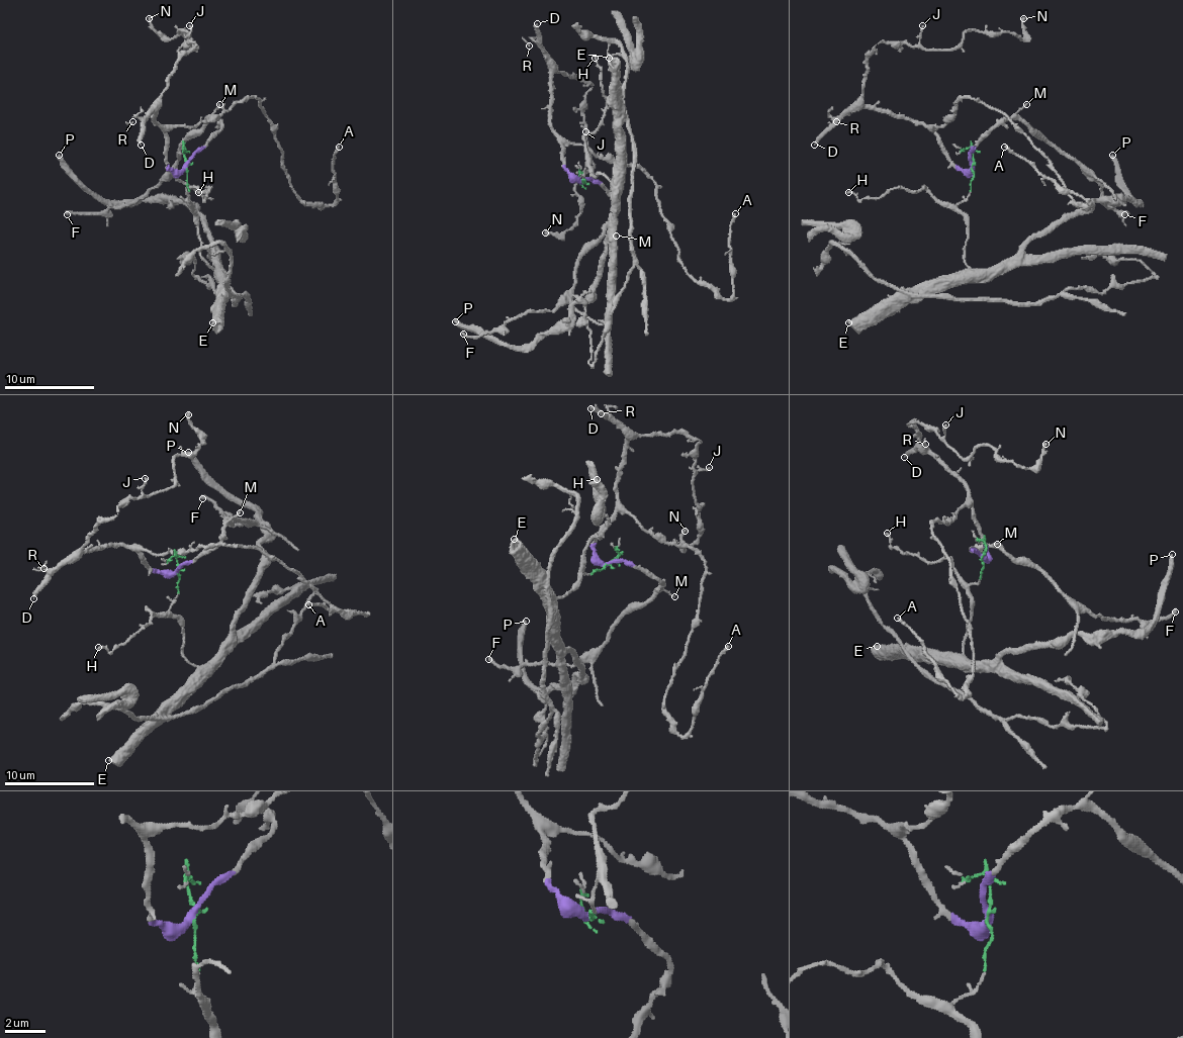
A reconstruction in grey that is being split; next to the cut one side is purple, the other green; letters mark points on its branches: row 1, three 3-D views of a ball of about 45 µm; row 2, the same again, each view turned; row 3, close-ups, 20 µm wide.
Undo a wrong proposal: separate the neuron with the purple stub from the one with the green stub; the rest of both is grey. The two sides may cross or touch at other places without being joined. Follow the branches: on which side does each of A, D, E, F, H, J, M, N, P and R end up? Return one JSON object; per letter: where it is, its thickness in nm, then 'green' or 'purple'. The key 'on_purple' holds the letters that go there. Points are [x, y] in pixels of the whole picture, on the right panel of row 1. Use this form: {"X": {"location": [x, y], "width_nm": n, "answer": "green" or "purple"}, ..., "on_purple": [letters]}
{"A": {"location": [1004, 147], "width_nm": 240, "answer": "purple"}, "D": {"location": [814, 145], "width_nm": 280, "answer": "purple"}, "E": {"location": [848, 322], "width_nm": 500, "answer": "green"}, "F": {"location": [1124, 214], "width_nm": 280, "answer": "purple"}, "H": {"location": [848, 192], "width_nm": 140, "answer": "green"}, "J": {"location": [922, 25], "width_nm": 140, "answer": "purple"}, "M": {"location": [1026, 104], "width_nm": 120, "answer": "purple"}, "N": {"location": [1023, 18], "width_nm": 240, "answer": "purple"}, "P": {"location": [1112, 155], "width_nm": 320, "answer": "green"}, "R": {"location": [836, 121], "width_nm": 70, "answer": "purple"}, "on_purple": ["A", "D", "F", "J", "M", "N", "R"]}

